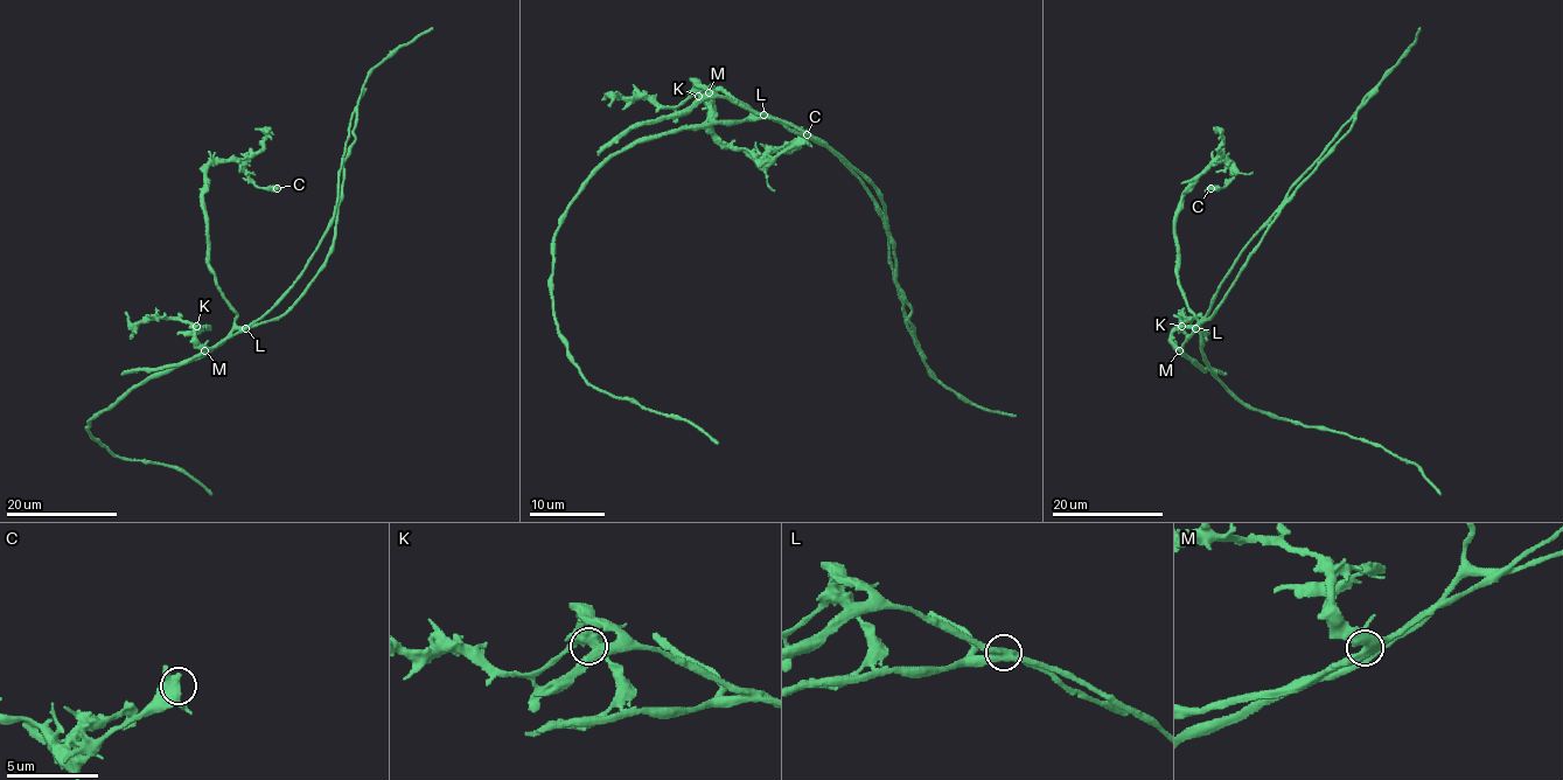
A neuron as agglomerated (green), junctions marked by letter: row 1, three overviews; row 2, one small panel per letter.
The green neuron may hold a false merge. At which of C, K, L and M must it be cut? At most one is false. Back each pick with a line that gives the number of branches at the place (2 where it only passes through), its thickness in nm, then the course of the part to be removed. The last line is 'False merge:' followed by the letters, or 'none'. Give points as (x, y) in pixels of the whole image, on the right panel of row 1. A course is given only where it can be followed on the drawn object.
L: 4 branches meet; 400 nm thick; foreign part runs (1195, 328), (1218, 286), (1290, 186), (1376, 89)
False merge: L

